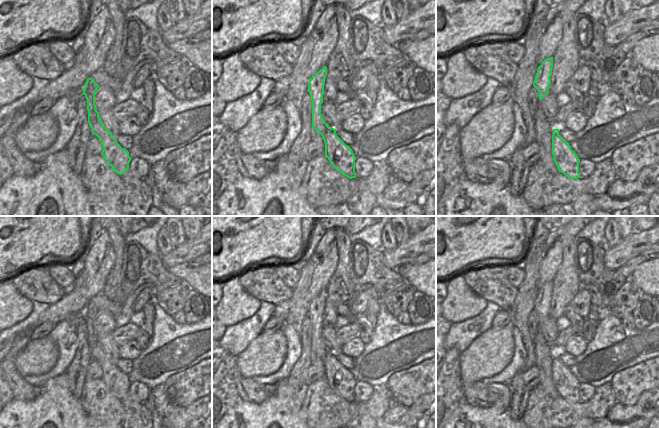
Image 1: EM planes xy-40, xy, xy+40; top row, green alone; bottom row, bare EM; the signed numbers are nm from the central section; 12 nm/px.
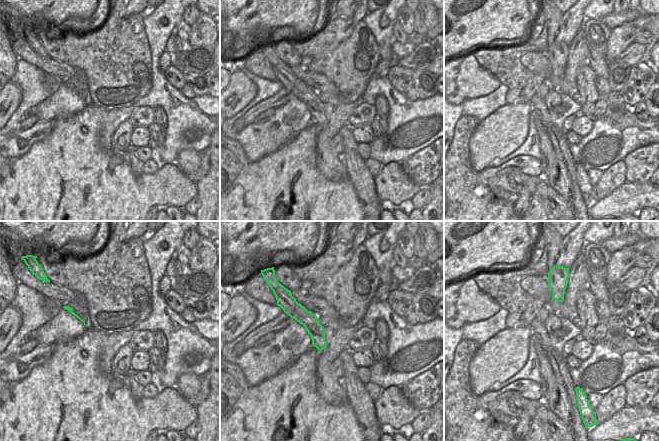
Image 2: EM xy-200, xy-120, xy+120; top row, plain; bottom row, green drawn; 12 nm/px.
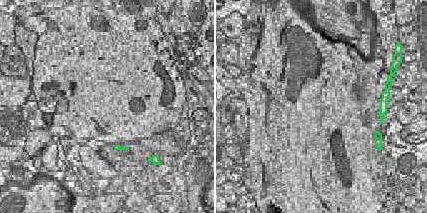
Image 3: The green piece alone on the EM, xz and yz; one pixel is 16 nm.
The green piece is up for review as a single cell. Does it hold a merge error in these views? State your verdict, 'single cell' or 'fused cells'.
fused cells

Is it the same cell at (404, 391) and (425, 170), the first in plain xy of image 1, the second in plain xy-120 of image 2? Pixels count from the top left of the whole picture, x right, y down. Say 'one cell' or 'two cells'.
one cell

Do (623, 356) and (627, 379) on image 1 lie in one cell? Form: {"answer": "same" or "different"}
{"answer": "different"}

